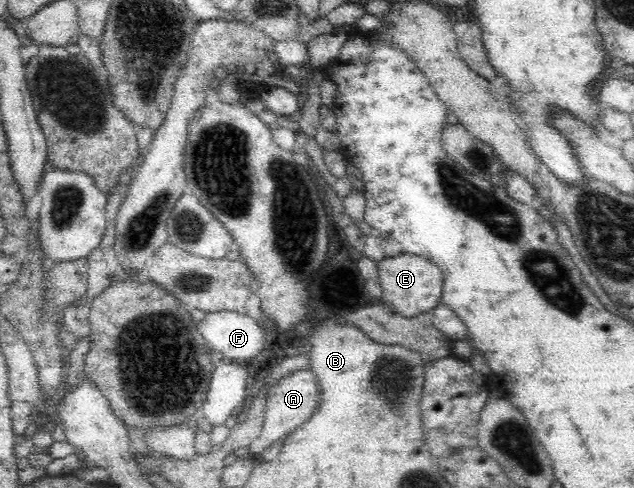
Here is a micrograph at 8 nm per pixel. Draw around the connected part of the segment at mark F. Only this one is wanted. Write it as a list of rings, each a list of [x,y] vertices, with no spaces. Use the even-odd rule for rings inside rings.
[[[208,313],[197,328],[217,357],[228,361],[246,363],[261,353],[265,343],[265,333],[246,313]]]

